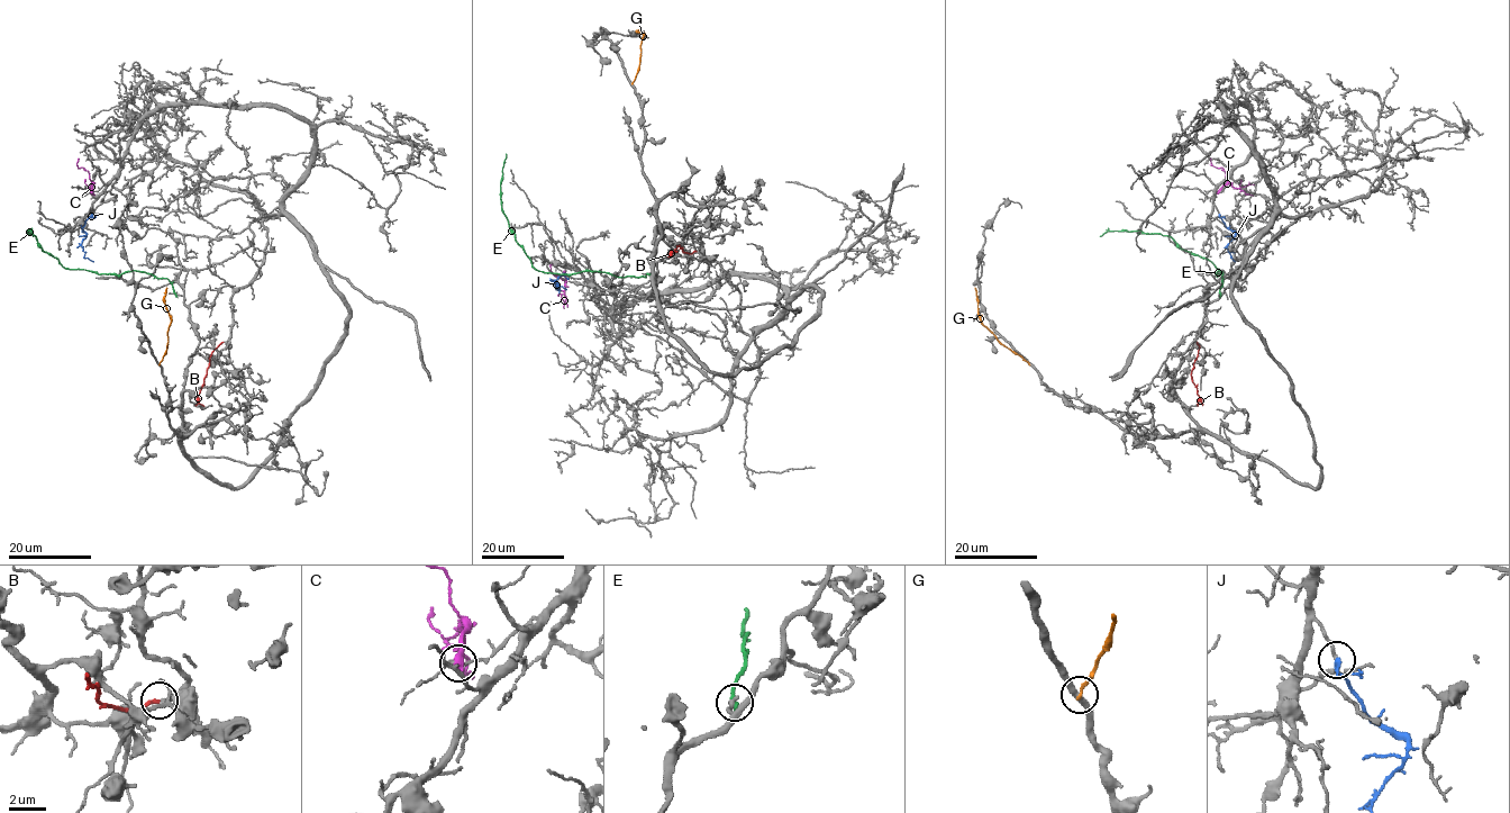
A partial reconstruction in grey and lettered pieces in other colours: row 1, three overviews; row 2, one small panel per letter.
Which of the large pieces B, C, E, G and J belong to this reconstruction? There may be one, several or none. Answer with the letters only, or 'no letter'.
B, J

